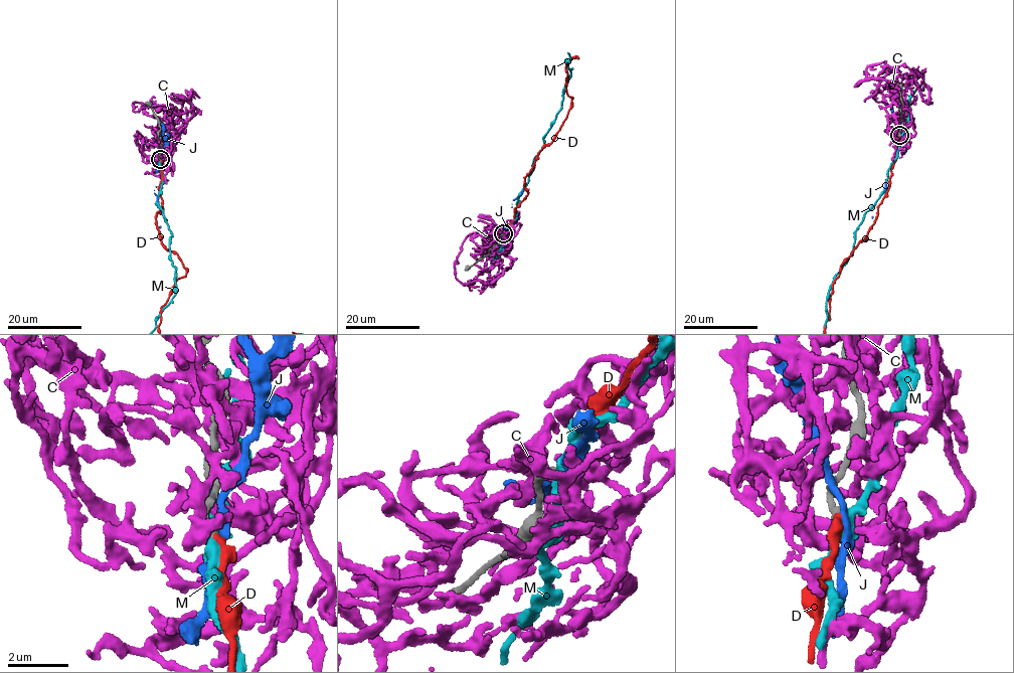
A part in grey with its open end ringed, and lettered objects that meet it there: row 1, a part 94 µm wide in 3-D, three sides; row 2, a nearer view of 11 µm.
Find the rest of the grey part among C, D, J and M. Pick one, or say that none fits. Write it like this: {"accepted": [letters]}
{"accepted": ["D"]}

